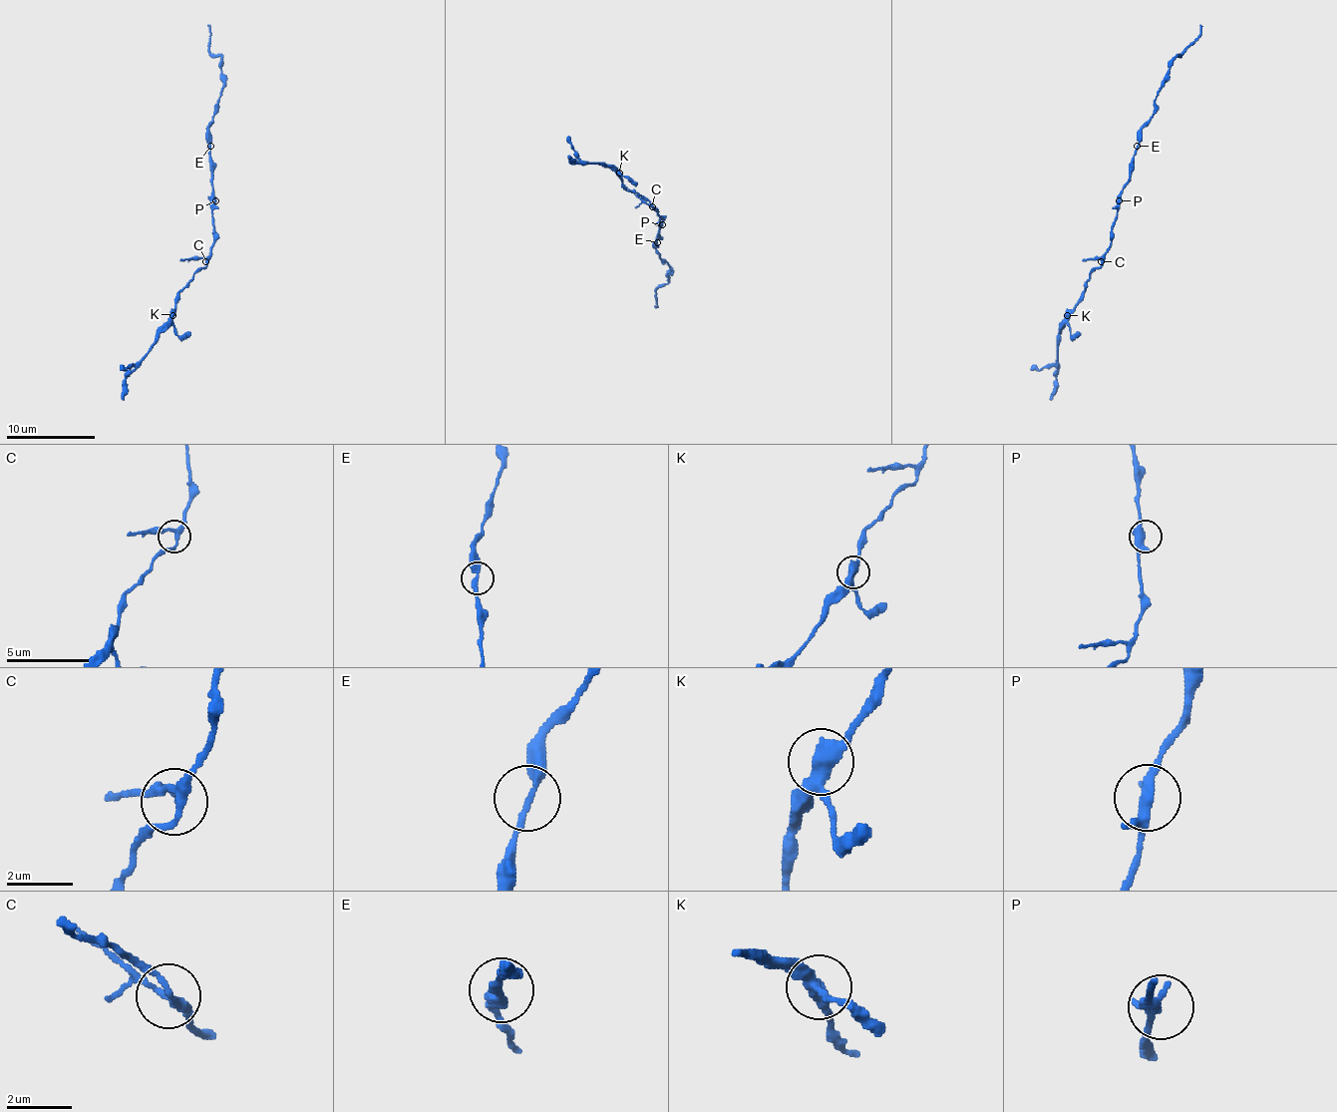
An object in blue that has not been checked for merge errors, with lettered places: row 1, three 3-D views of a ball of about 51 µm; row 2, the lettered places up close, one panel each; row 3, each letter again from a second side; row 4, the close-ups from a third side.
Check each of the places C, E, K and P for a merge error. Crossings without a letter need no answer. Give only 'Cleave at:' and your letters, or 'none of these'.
Cleave at: none of these

